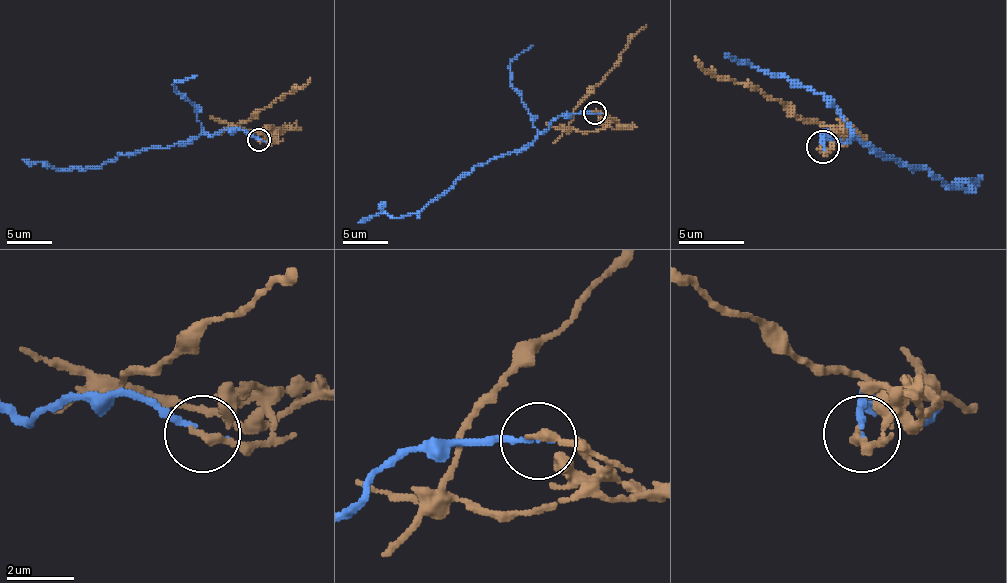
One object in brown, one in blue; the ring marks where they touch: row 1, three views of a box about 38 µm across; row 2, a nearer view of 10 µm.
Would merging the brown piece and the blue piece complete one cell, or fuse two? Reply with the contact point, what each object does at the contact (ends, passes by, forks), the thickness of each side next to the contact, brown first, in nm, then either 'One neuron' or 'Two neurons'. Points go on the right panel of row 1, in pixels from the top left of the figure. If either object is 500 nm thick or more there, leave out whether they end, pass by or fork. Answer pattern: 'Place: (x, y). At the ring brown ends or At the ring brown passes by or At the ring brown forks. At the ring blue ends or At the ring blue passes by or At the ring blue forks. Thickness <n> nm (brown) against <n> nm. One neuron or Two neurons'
Place: (823, 147). At the ring brown ends. At the ring blue ends. Thickness 260 nm (brown) against 120 nm. Two neurons

